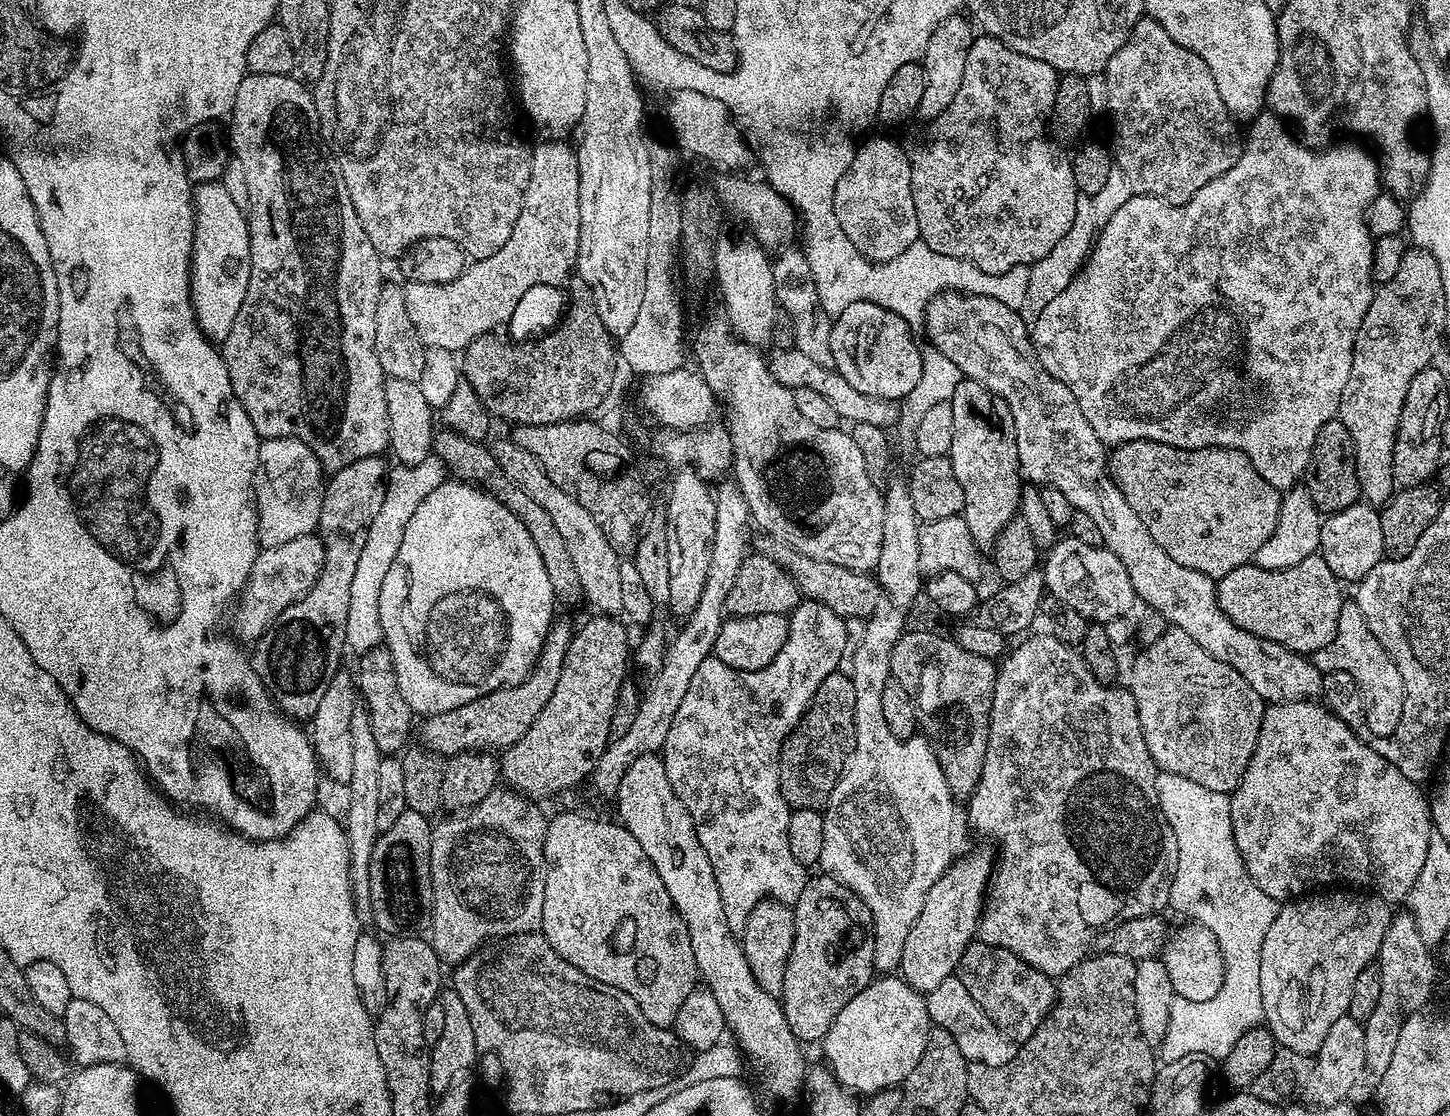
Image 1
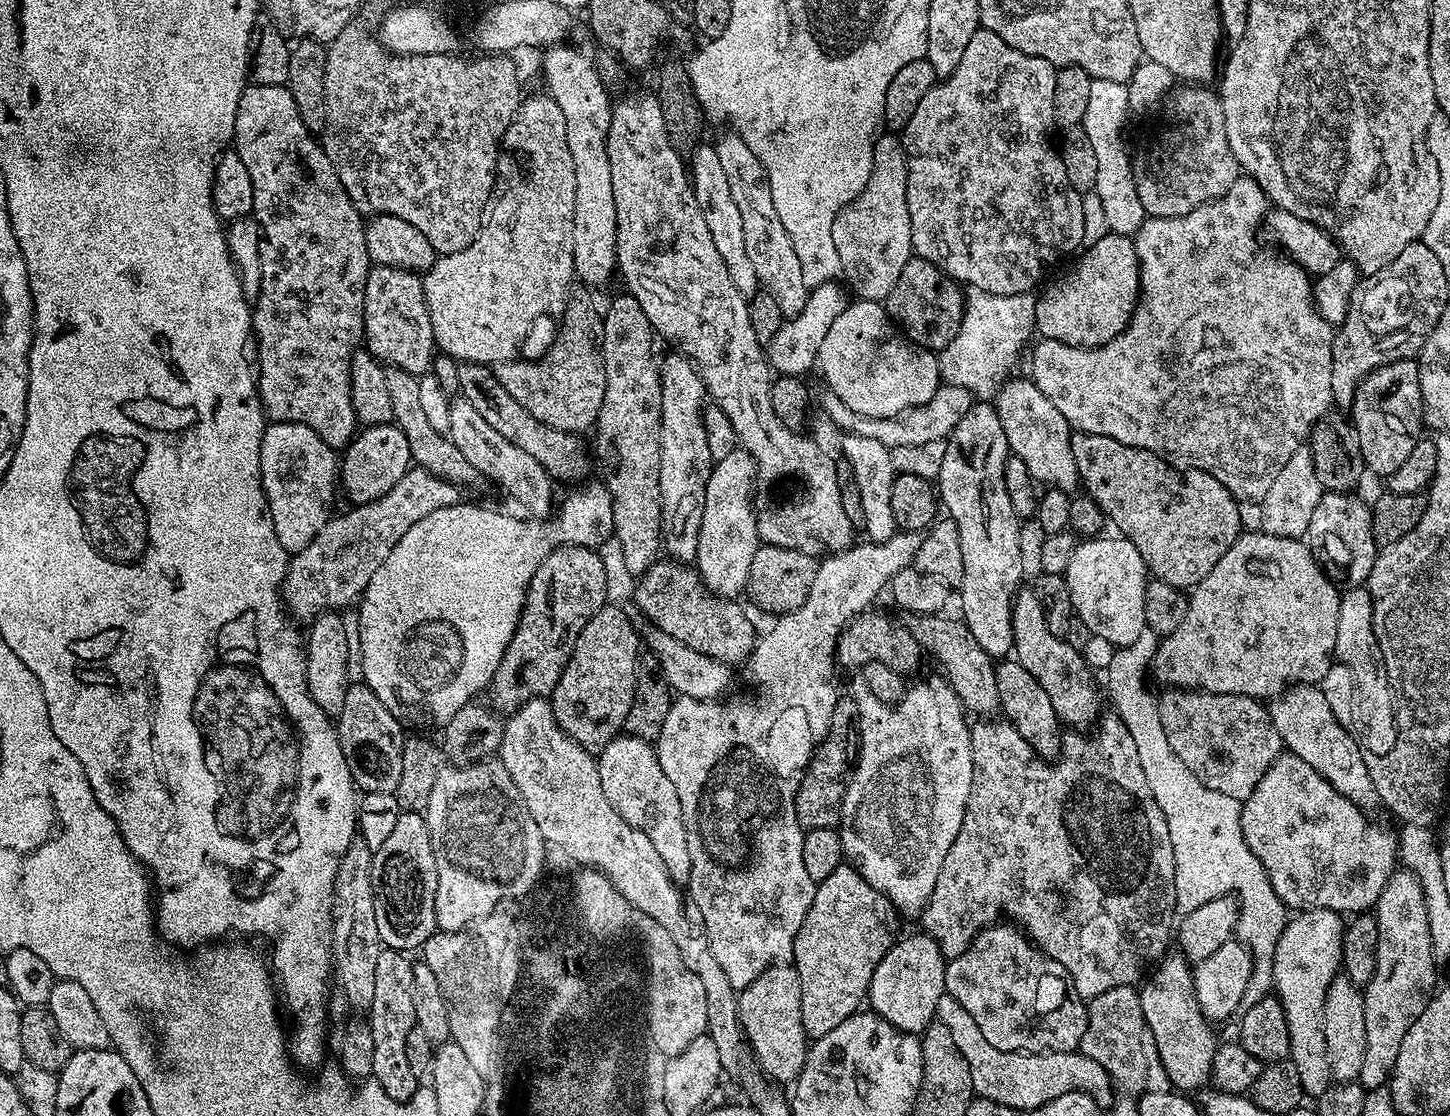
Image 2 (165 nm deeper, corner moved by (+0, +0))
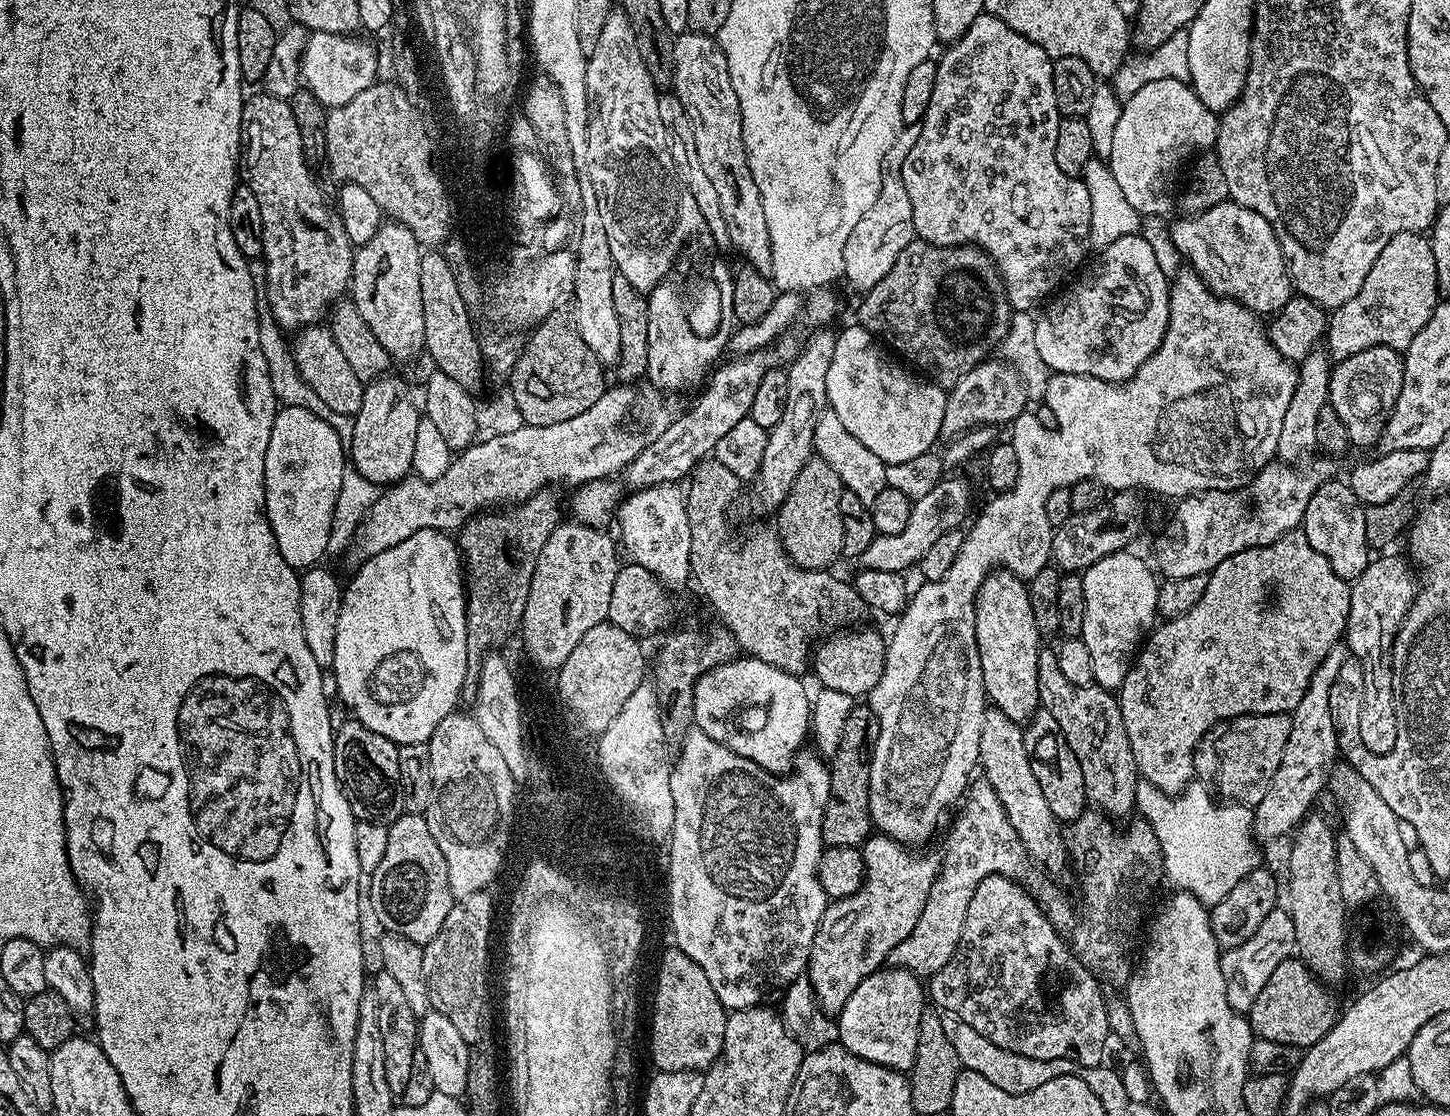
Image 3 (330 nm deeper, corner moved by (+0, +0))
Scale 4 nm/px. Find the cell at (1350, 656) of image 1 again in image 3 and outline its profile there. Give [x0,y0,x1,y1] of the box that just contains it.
[1346,554,1418,757]

